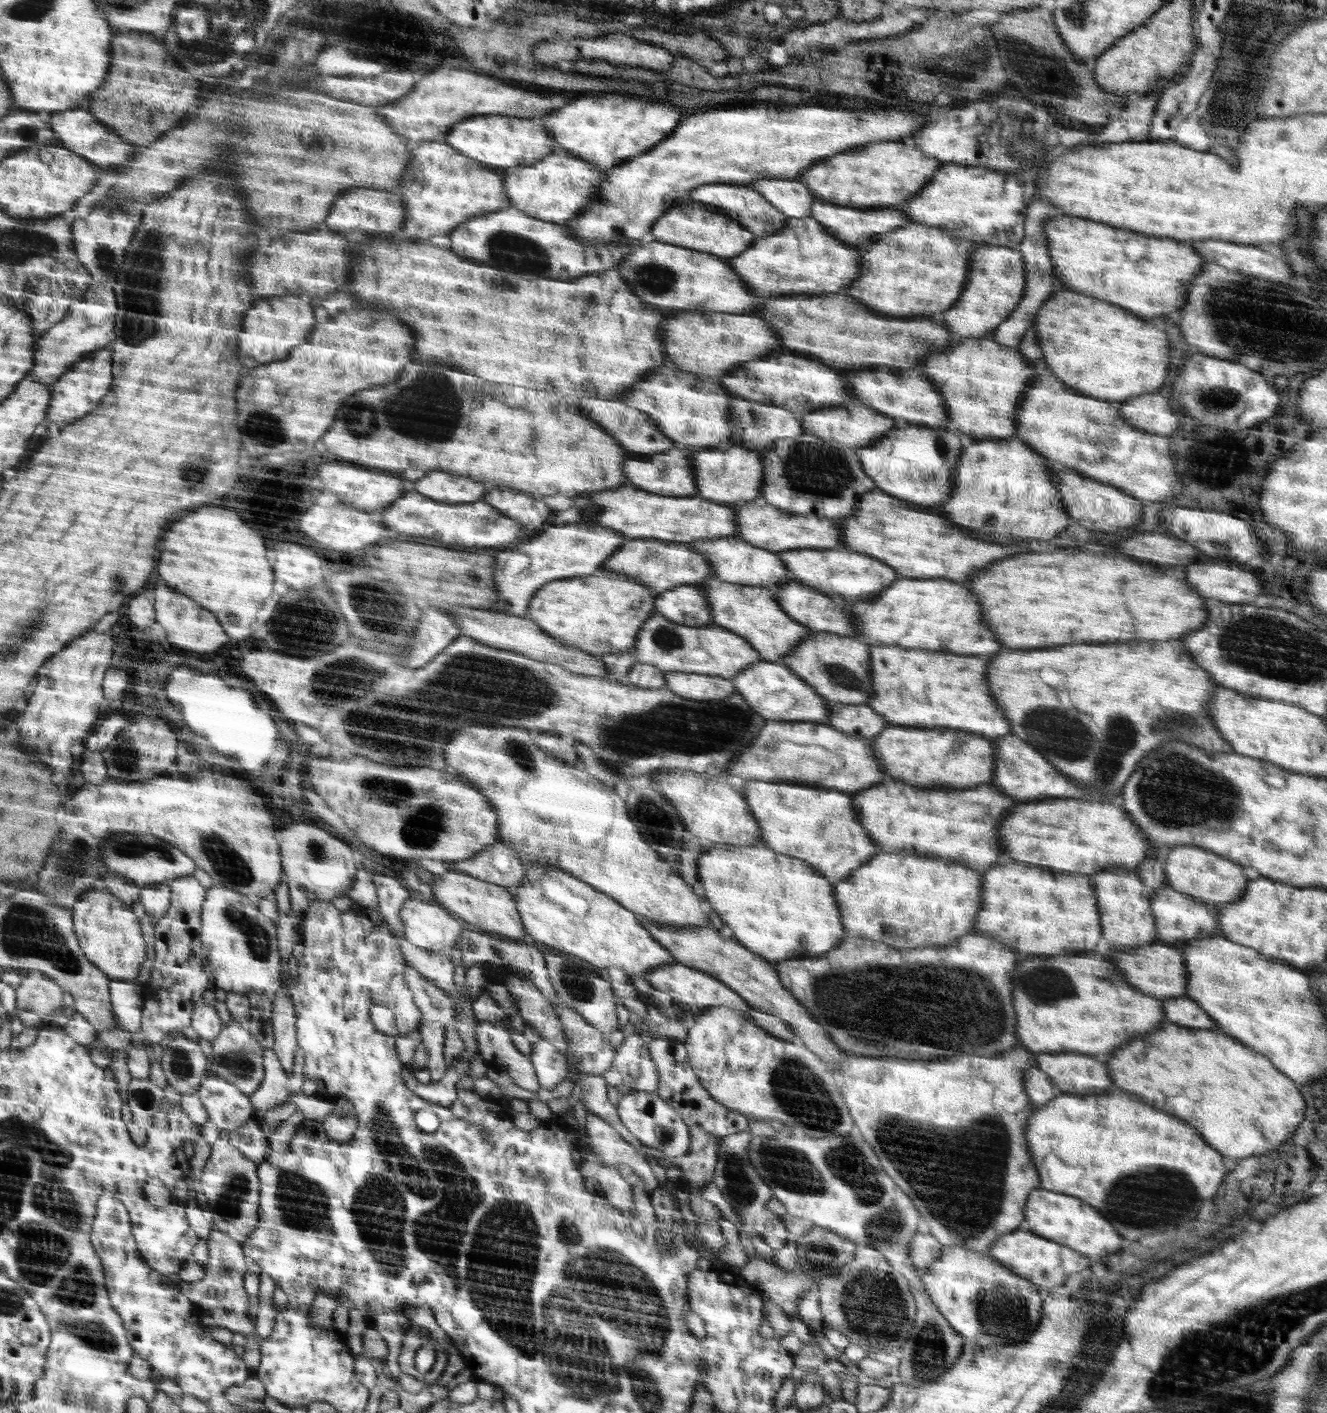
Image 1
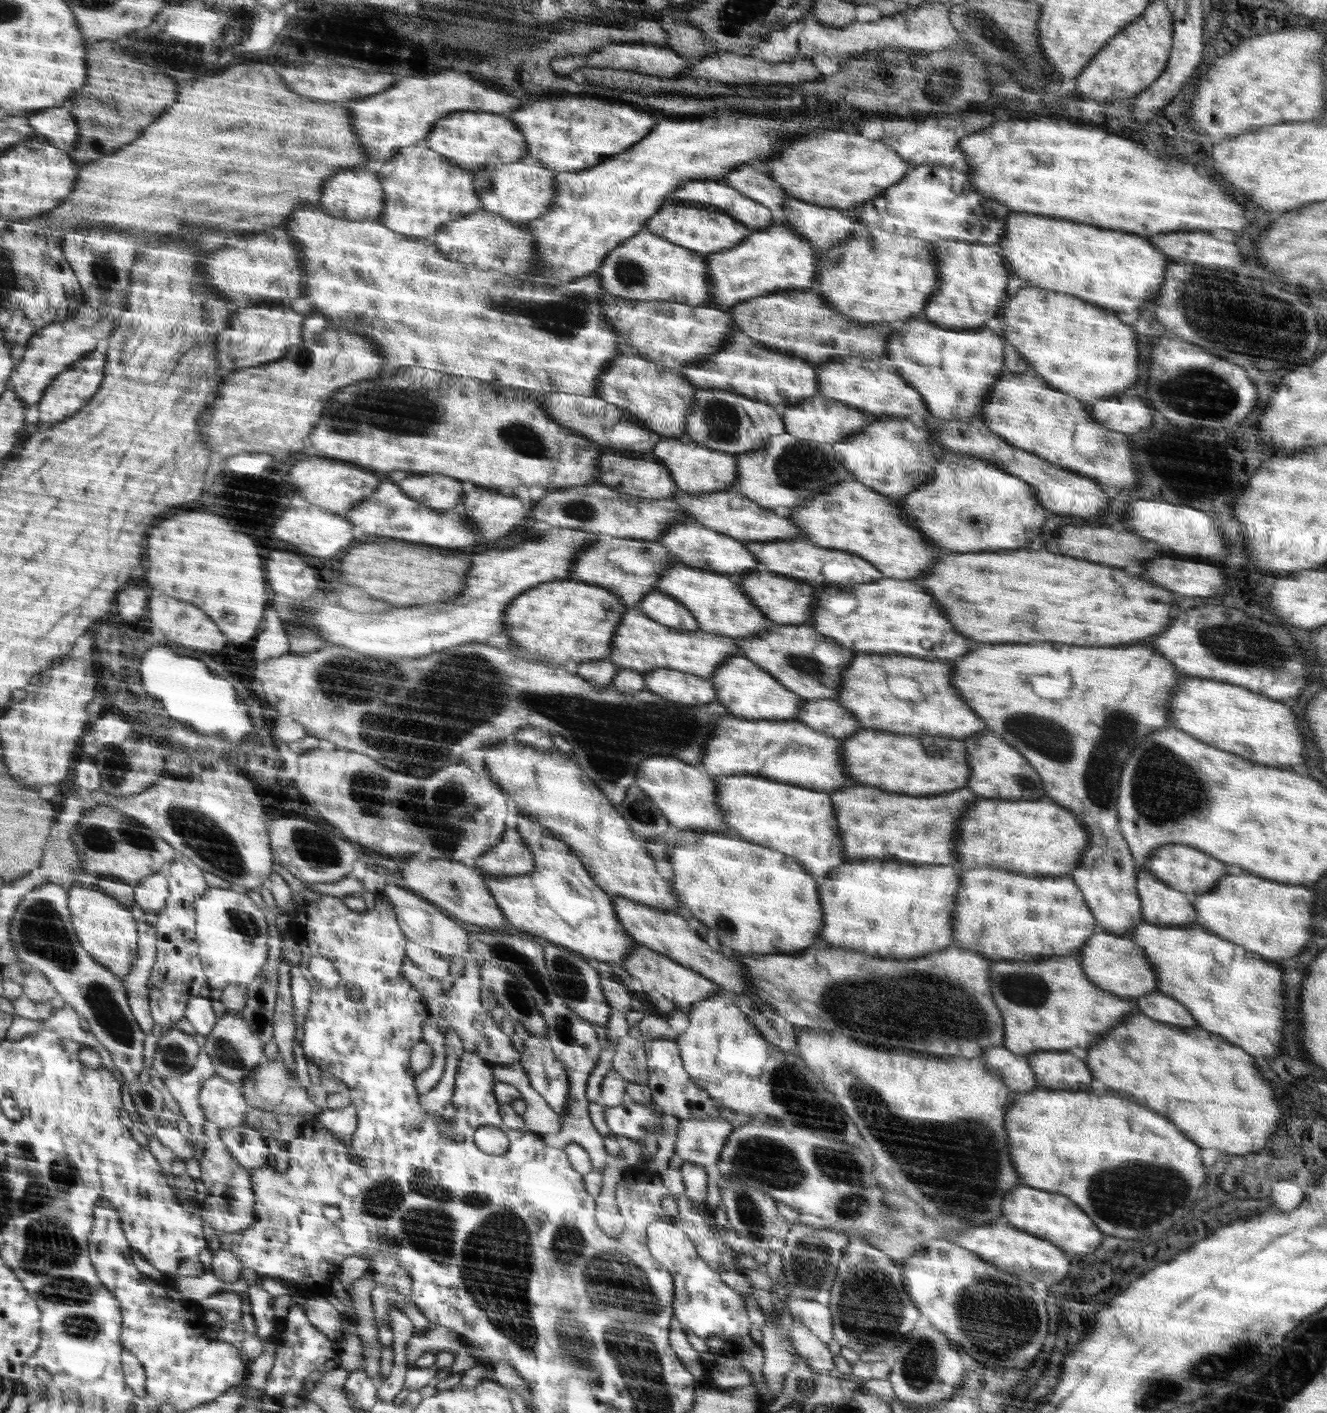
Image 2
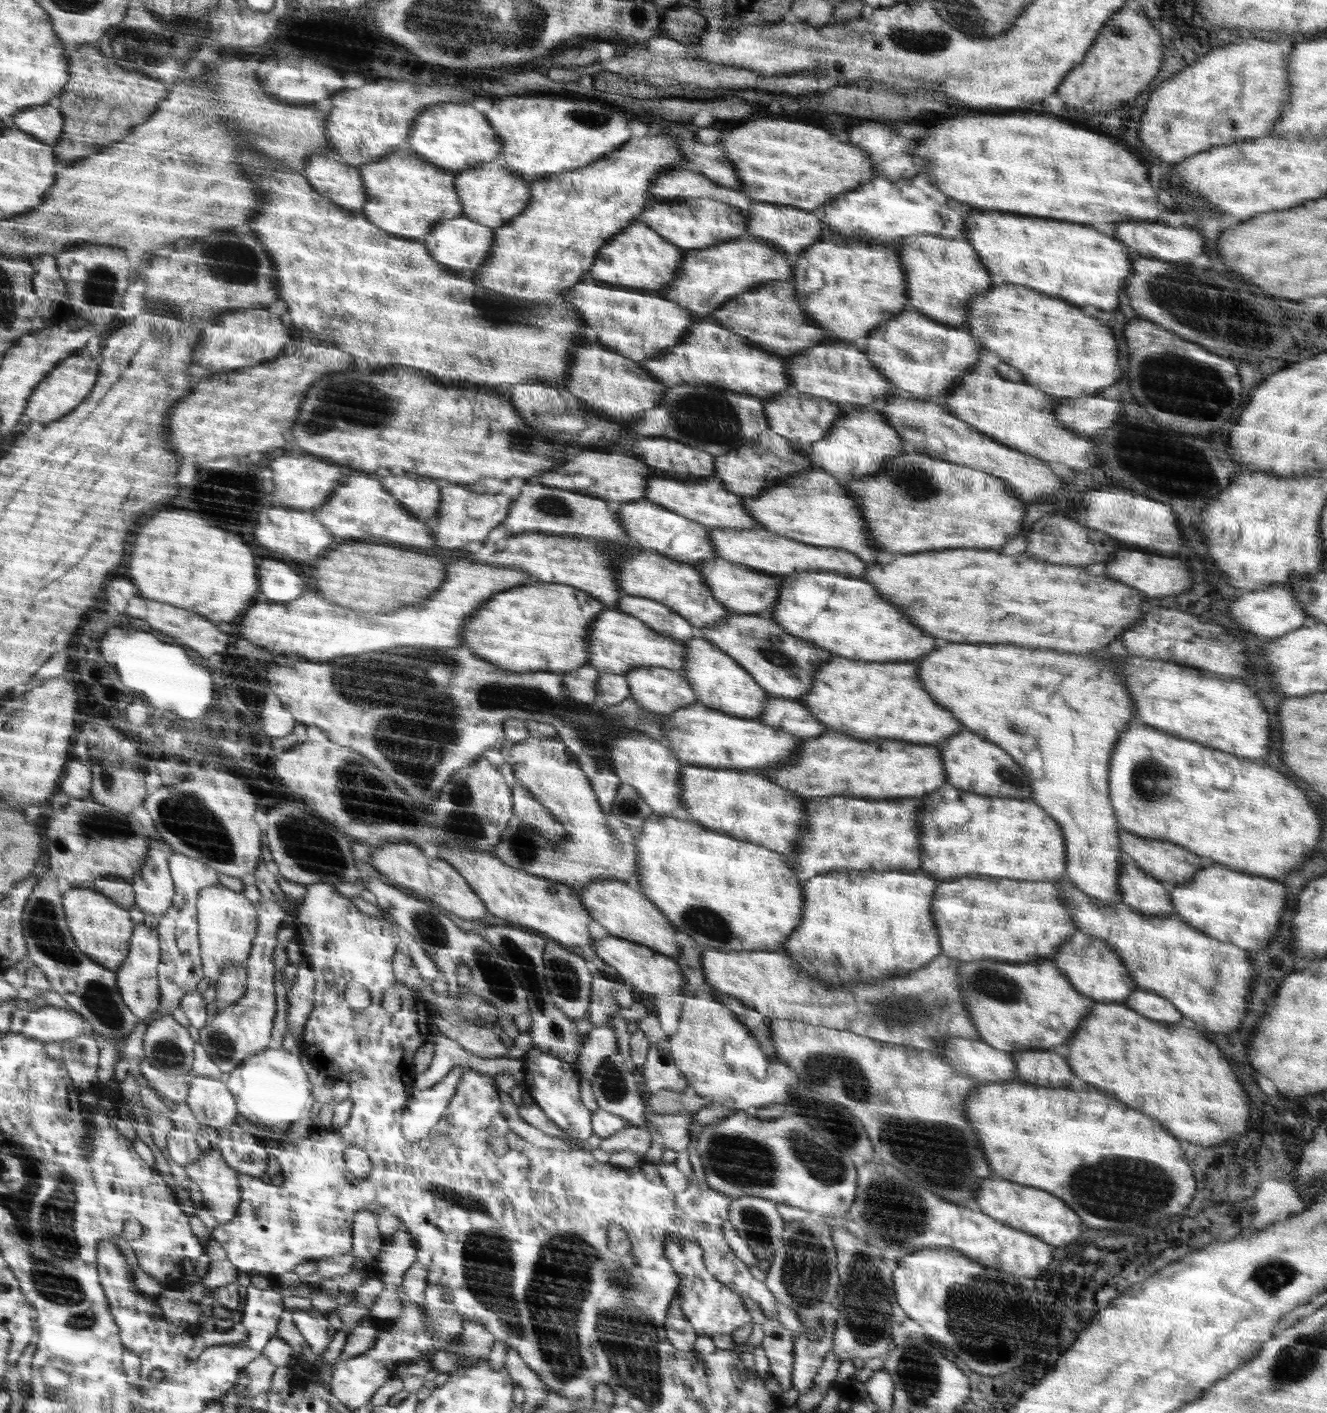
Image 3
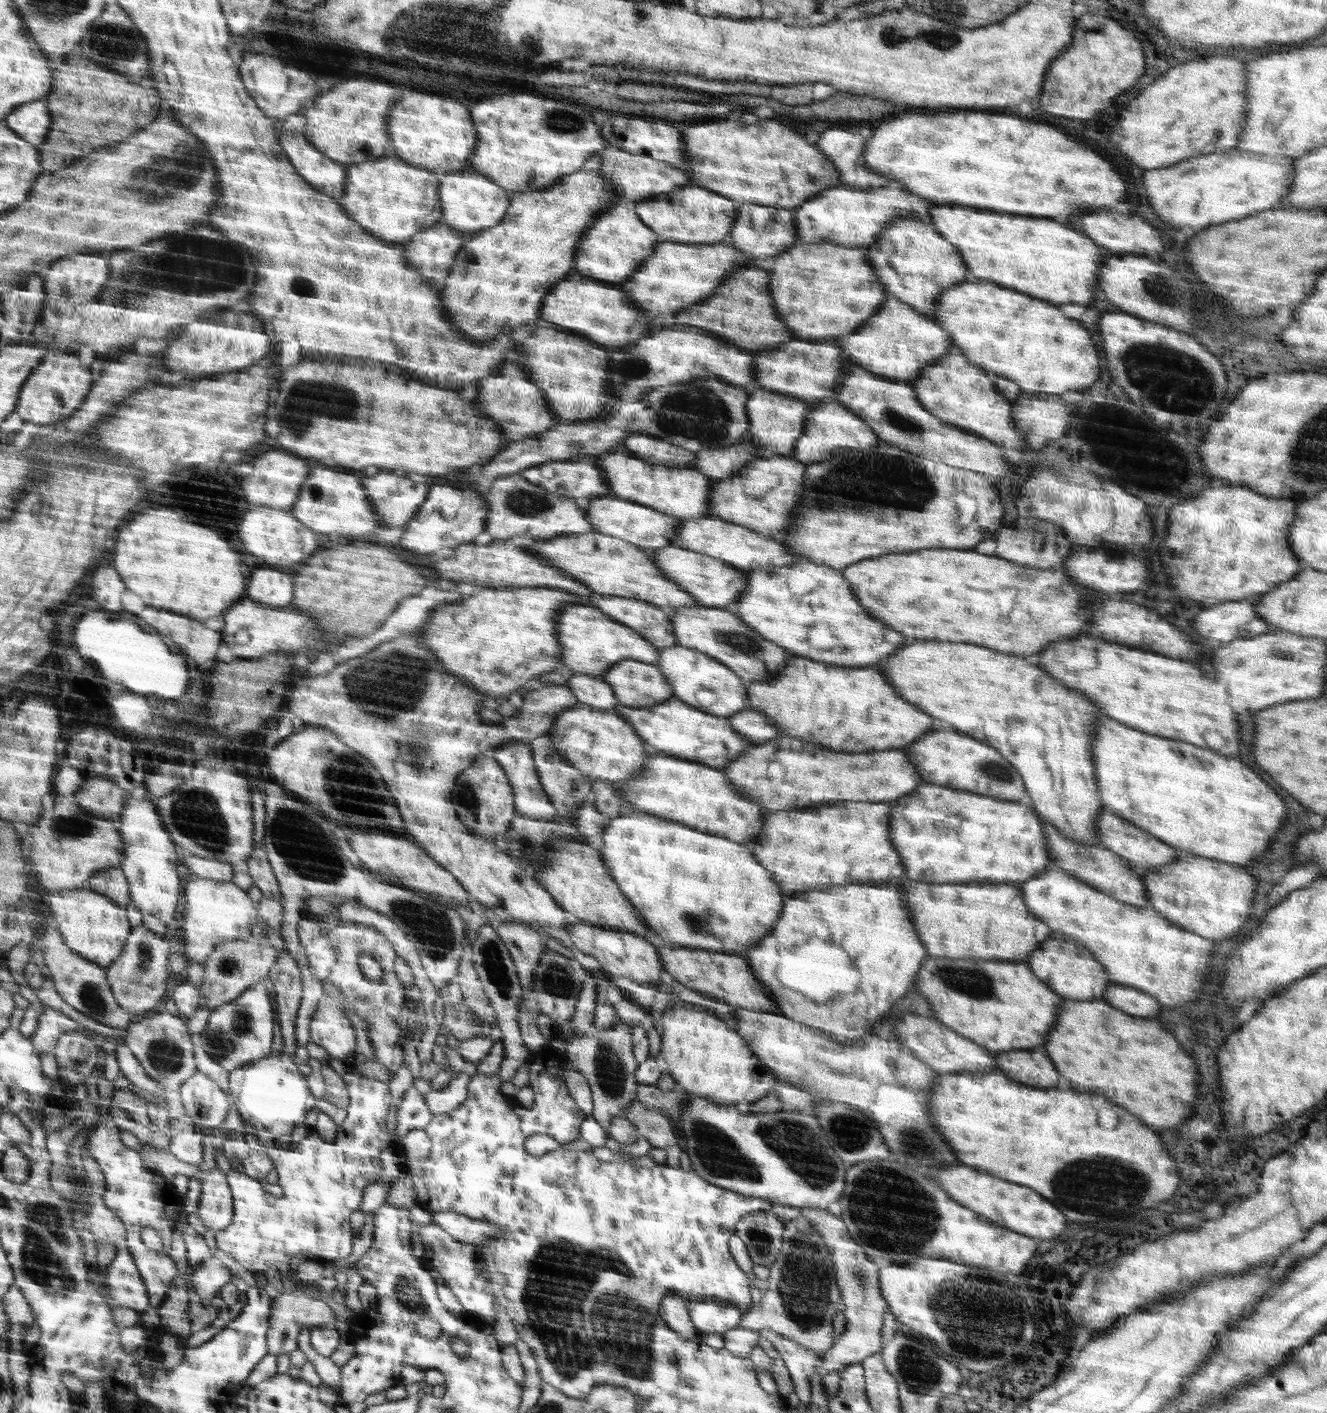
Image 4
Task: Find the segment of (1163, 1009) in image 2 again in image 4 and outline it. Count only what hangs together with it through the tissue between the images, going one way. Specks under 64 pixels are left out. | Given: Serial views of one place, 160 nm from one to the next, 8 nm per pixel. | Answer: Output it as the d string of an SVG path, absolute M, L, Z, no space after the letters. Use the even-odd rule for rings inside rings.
M1110 984L1101 996L1110 1006L1134 1016L1158 1016L1160 1002L1147 992L1126 985Z

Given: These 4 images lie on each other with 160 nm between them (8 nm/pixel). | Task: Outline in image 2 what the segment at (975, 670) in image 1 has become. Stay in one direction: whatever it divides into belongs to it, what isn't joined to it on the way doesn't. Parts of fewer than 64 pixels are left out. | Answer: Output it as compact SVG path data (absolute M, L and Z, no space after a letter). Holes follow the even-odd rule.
M859 653L845 671L841 672L841 691L835 696L863 729L876 729L886 733L921 737L922 735L947 736L948 738L970 737L978 731L987 730L985 721L966 706L956 694L950 680L952 662L926 660L922 657L902 654ZM894 676L908 676L916 682L916 698L903 701L890 690Z

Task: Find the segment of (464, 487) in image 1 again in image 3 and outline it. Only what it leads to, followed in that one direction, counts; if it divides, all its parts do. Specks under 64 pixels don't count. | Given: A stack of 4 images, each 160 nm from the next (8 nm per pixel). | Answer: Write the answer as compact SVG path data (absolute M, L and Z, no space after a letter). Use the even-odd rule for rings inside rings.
M408 474L386 476L385 488L412 516L428 522L441 504L441 488L436 480Z

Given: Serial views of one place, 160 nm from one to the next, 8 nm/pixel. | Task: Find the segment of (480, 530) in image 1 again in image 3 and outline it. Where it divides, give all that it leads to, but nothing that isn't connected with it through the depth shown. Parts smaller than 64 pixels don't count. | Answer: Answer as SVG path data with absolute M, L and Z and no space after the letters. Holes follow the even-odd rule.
M354 472L349 474L334 490L333 495L319 507L312 509L313 517L329 529L334 538L354 538L354 540L372 540L372 542L398 542L410 546L436 546L433 529L426 522L412 516L401 504L382 488L376 478L368 474Z

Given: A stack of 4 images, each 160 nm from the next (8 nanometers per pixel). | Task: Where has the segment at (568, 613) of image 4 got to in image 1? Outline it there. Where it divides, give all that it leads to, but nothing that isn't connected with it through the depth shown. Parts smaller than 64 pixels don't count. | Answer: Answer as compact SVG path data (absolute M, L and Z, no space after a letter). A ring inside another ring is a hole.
M652 614L646 620L641 630L637 632L636 643L630 651L635 656L635 662L640 664L651 664L668 672L700 673L704 675L721 676L722 678L734 678L737 673L744 671L746 667L761 660L761 653L749 643L745 637L730 632L729 629L714 624L704 627L686 626L676 624L672 620L658 614Z

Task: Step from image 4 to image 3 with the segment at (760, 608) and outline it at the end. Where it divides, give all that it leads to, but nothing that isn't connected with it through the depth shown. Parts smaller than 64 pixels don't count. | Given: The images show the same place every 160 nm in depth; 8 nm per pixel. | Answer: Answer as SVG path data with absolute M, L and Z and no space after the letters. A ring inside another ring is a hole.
M827 570L792 577L782 575L780 579L775 609L767 616L788 634L836 657L866 662L916 660L946 644L944 640L936 640L914 628L910 618L900 614L885 596L878 596L877 588L868 580ZM808 596L810 608L802 608L802 602L808 600Z

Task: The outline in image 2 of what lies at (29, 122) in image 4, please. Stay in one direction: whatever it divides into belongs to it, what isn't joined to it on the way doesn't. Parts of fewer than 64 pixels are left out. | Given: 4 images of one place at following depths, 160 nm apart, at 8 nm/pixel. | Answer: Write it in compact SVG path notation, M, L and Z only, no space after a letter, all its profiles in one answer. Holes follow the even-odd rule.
M70 106L54 107L29 116L30 124L42 139L50 140L66 152L76 150L81 135L77 117L72 114Z

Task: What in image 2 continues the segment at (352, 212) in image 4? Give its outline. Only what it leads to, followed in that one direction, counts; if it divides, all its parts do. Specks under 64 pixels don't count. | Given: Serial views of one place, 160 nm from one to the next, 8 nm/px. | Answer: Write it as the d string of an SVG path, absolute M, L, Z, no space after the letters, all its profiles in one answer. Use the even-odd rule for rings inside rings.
M425 139L404 147L379 168L377 177L383 190L380 222L407 237L426 238L436 235L446 223L474 211L482 211L480 196L473 185L476 174L454 165L450 158L430 150Z

